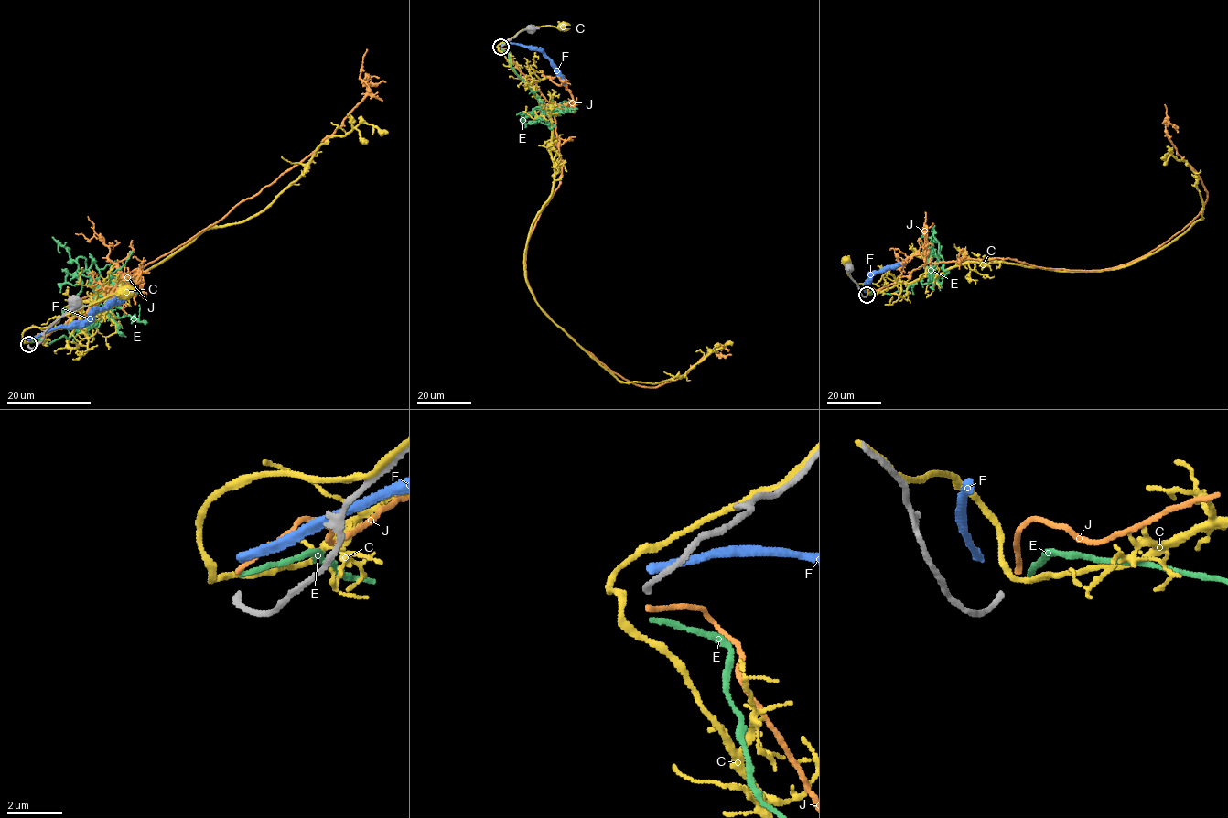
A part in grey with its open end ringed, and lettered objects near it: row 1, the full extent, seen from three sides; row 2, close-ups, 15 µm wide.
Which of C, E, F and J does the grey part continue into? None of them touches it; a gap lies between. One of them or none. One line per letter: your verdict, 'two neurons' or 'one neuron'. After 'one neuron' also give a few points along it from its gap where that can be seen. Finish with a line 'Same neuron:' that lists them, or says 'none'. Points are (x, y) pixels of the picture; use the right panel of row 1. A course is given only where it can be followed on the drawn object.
C: two neurons
E: two neurons
F: two neurons
J: one neuron; course (868, 293), (924, 263), (1005, 258), (1099, 271), (1144, 256), (1207, 201), (1168, 138), (1166, 126), (1174, 125)
Same neuron: J

